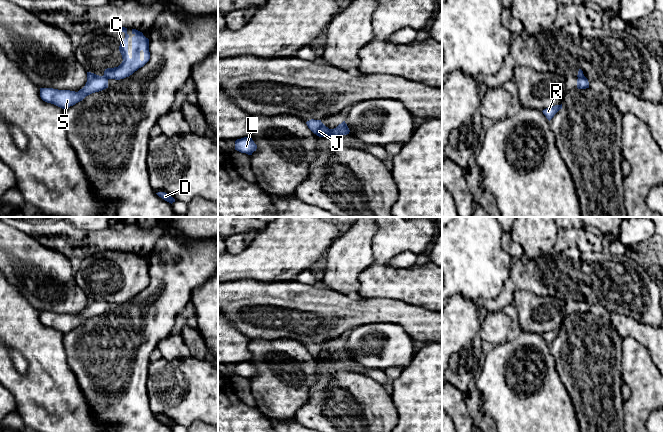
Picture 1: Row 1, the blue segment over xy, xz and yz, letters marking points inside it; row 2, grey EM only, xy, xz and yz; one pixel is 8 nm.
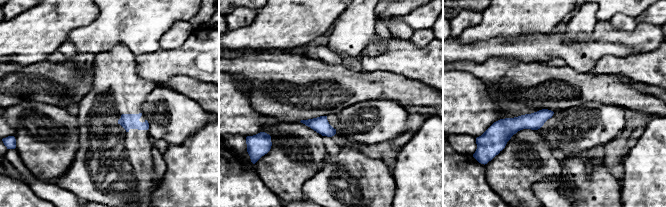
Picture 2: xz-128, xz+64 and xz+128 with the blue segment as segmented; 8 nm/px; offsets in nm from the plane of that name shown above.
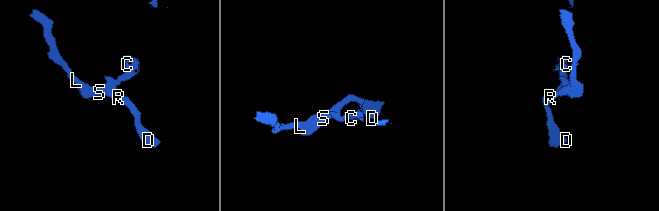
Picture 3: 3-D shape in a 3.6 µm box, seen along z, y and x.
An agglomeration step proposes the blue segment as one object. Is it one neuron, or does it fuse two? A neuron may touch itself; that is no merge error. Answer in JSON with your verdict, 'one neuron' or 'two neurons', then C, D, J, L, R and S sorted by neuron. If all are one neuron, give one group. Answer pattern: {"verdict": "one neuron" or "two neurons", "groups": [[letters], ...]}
{"verdict": "two neurons", "groups": [["C"], ["D", "J", "L", "R", "S"]]}

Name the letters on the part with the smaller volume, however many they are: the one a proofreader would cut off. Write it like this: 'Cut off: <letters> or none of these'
Cut off: C

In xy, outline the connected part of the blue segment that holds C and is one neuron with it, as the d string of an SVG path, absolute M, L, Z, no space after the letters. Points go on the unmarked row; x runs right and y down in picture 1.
M121 251L121 255L125 257L125 263L120 266L119 270L123 285L118 291L105 293L103 300L108 303L120 304L129 301L150 283L149 263L136 253L132 253L134 260L132 261L132 282L130 283L127 252Z

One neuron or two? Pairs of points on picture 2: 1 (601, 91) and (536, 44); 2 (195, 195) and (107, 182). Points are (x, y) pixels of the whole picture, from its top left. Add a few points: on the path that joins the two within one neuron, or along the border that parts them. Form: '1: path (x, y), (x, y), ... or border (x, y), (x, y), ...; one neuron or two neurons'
1: border (521, 61), (545, 62); two neurons
2: border (161, 180), (151, 196); two neurons

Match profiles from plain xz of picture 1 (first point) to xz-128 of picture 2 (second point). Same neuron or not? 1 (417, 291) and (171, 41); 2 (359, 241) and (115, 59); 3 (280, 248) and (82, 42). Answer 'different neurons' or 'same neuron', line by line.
1: different neurons
2: same neuron
3: different neurons

